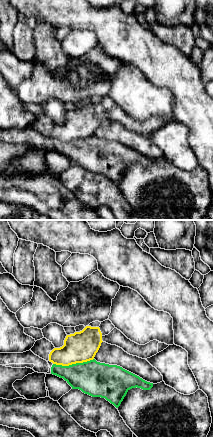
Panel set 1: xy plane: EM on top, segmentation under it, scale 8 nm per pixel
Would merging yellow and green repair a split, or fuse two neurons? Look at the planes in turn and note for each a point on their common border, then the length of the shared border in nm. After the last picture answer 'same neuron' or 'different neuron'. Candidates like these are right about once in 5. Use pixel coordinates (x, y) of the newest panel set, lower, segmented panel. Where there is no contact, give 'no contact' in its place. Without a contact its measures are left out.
meets yellow at (73, 363); contact 340 nm long

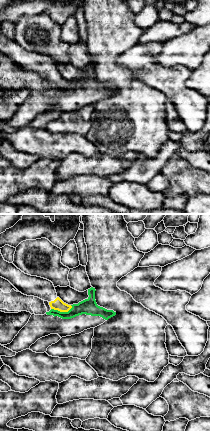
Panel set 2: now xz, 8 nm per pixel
meets yellow at (61, 311); contact 180 nm long

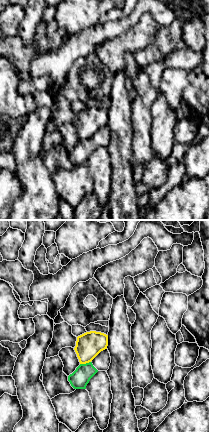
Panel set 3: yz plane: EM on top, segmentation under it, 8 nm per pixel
meets yellow at (85, 363); contact 90 nm long

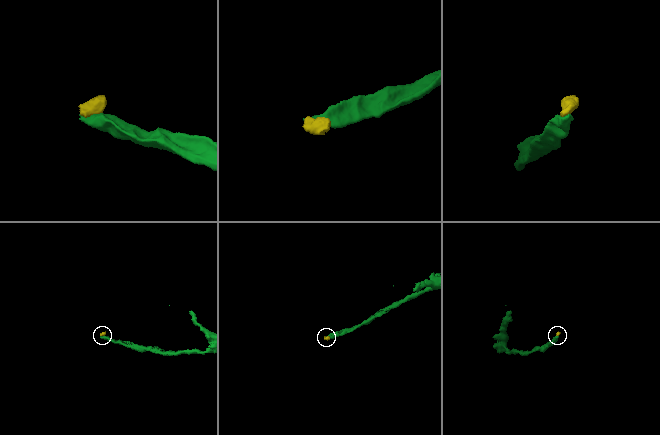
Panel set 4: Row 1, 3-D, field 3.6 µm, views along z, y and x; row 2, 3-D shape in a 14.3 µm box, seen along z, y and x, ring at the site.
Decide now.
different neuron

